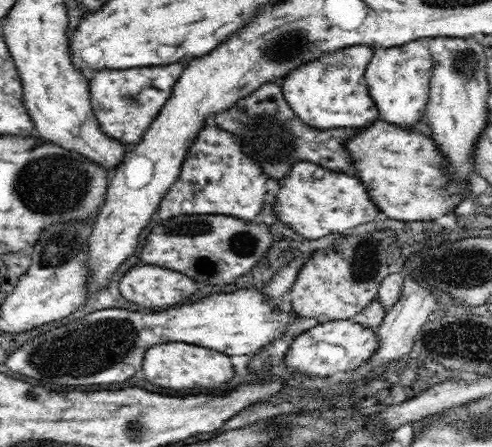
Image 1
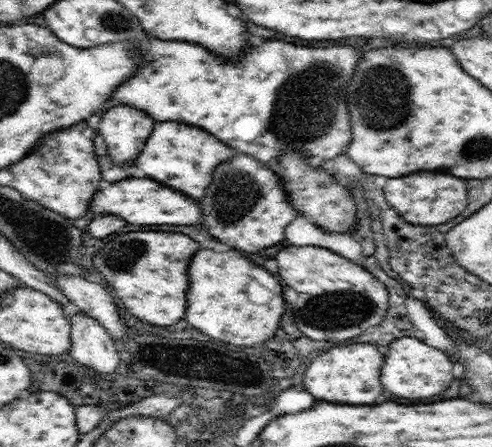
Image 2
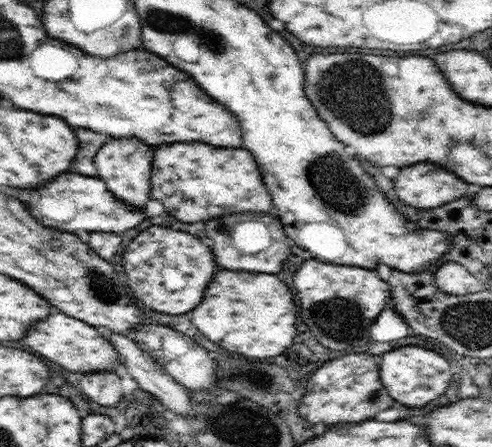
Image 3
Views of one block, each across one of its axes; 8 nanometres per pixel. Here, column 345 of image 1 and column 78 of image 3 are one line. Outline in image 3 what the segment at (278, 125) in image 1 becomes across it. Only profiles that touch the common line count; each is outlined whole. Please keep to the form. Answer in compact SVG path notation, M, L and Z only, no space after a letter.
M76 128L74 130L76 138L78 138L78 156L74 156L72 164L70 164L70 172L78 172L78 174L86 174L89 177L98 177L97 168L94 164L94 157L102 145L110 141L110 136L90 132L86 128Z

